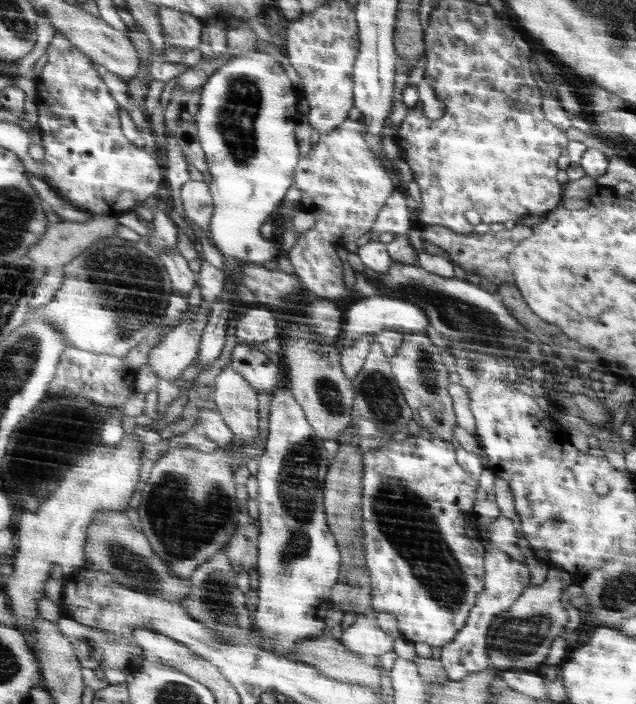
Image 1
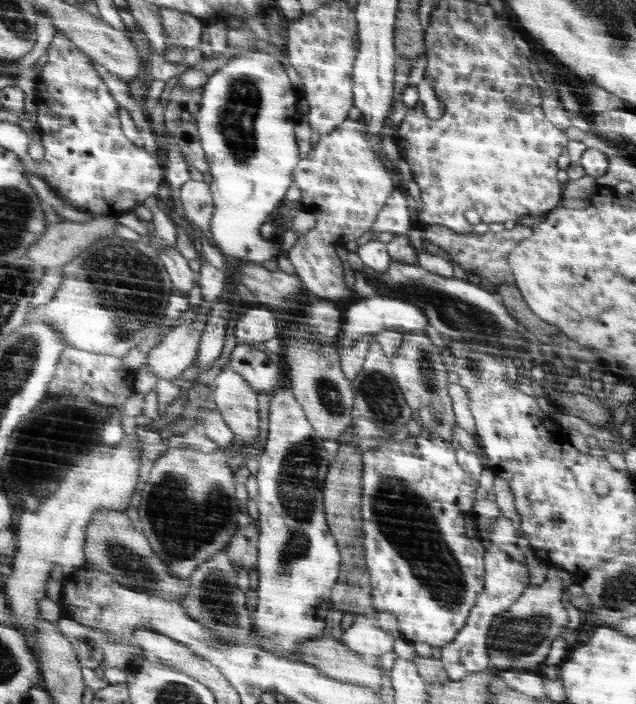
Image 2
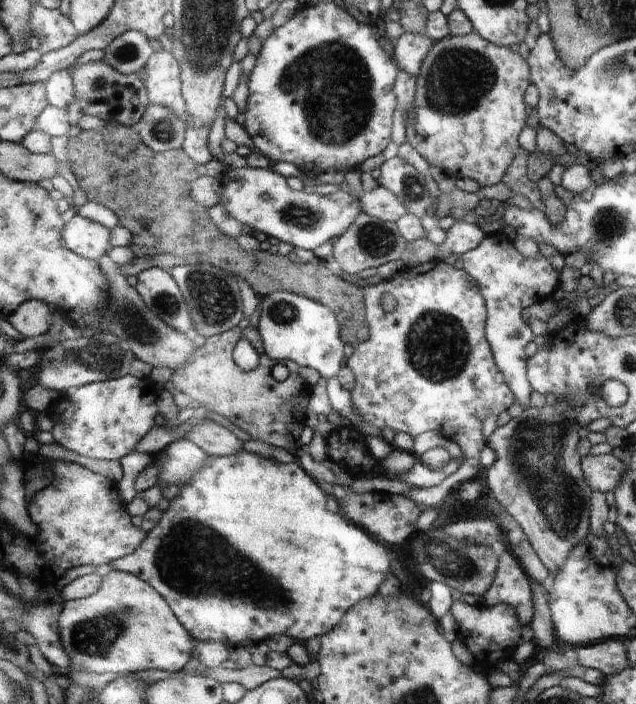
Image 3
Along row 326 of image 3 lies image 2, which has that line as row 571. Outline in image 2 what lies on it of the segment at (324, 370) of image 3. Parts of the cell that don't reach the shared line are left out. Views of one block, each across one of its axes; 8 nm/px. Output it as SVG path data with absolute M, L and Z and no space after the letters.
M287 385L275 391L270 402L269 433L263 453L258 458L258 496L255 502L259 510L259 580L264 578L264 584L258 583L258 608L252 614L253 626L258 633L258 646L269 653L287 659L295 658L295 650L310 640L310 636L322 634L324 616L332 606L314 606L314 602L328 604L330 588L338 584L340 577L340 554L338 543L331 533L330 524L324 518L325 506L322 506L322 490L325 489L324 478L335 455L330 456L322 446L322 436L317 433L302 404L293 396L293 391Z

